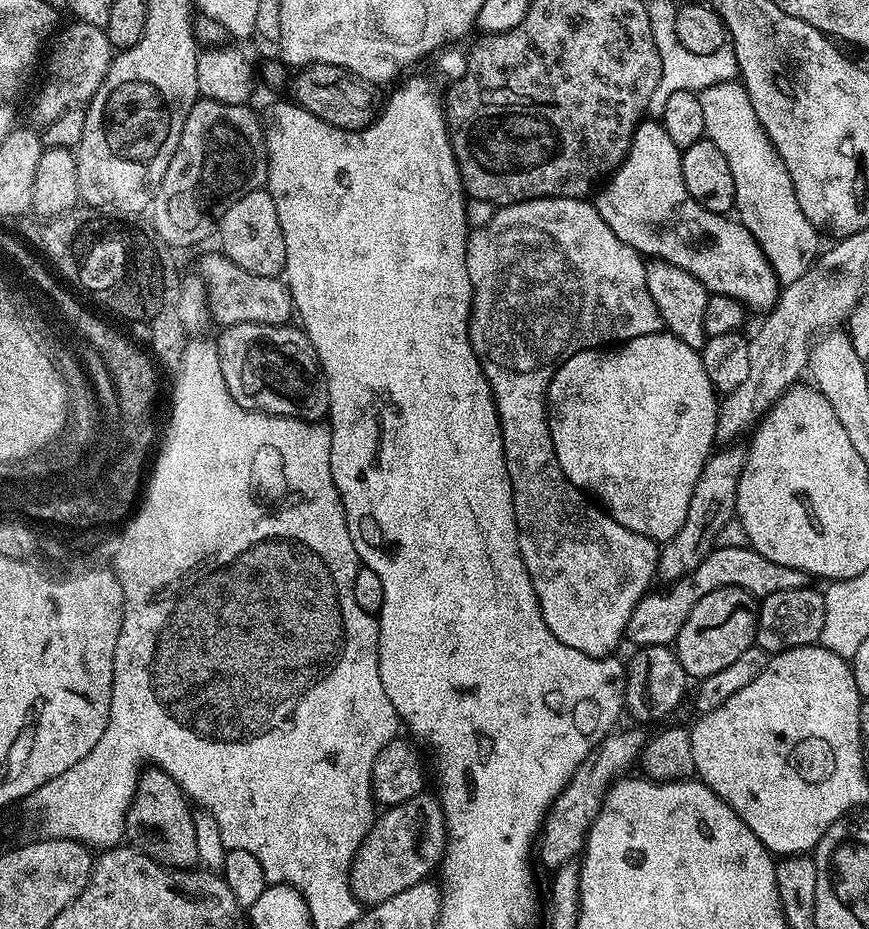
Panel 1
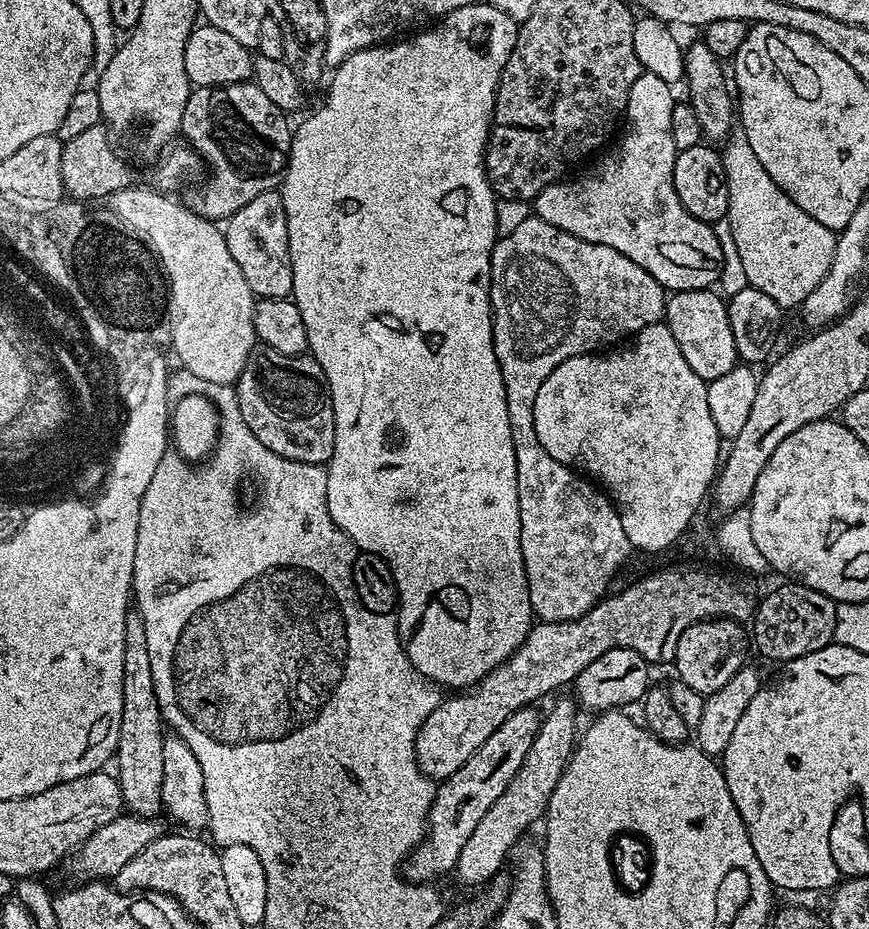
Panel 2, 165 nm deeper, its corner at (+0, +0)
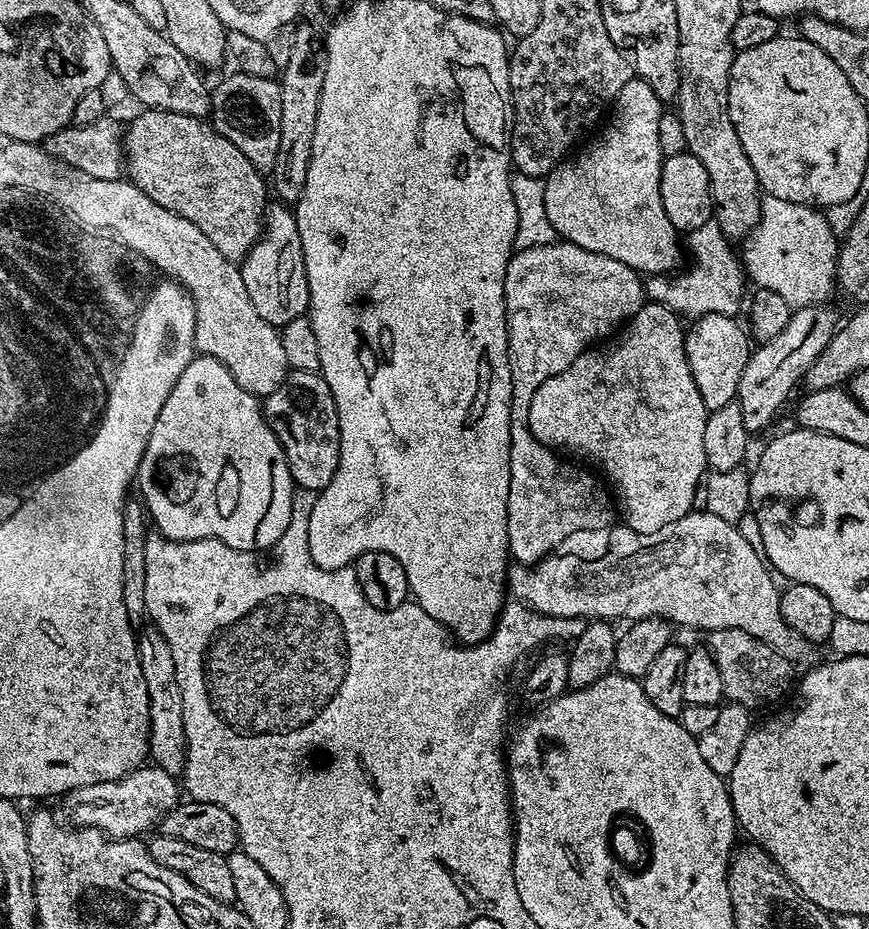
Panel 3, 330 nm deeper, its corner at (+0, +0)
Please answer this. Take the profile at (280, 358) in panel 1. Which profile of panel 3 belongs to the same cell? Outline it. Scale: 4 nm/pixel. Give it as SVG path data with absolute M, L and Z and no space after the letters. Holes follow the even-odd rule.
M292 372L274 390L274 394L263 397L264 417L274 430L278 442L288 459L292 482L297 489L305 488L314 493L321 493L334 478L340 461L340 427L338 426L338 410L334 402L334 394L330 394L330 386L326 386L324 377L315 372Z

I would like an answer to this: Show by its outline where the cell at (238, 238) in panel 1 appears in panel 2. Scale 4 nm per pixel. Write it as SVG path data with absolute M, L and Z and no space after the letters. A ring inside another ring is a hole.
M279 191L258 194L246 202L242 210L228 217L222 231L230 255L238 262L246 286L250 286L253 297L260 300L283 300L292 294L292 267L290 266L290 242L286 226L286 210L282 206Z

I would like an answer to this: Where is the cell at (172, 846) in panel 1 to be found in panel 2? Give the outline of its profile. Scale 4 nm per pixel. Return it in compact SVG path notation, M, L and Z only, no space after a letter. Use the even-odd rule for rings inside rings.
M129 610L126 614L126 642L122 650L122 730L118 734L118 746L114 757L115 775L120 782L124 808L131 815L156 818L162 812L162 752L166 737L164 715L158 706L158 694L154 694L154 674L150 671L150 649L146 647L146 626L142 626L142 614Z

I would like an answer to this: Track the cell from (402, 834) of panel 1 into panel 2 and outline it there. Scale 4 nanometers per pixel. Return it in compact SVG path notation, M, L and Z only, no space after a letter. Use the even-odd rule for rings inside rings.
M536 706L519 708L470 754L466 766L445 780L439 781L436 789L436 801L428 815L428 831L424 840L413 852L408 853L403 865L402 875L413 884L436 882L439 876L453 871L458 862L458 854L462 854L462 846L470 839L470 834L482 822L490 806L502 798L506 786L510 786L510 778L518 774L518 766L522 766L522 758L534 746L534 738L540 729L541 709Z

